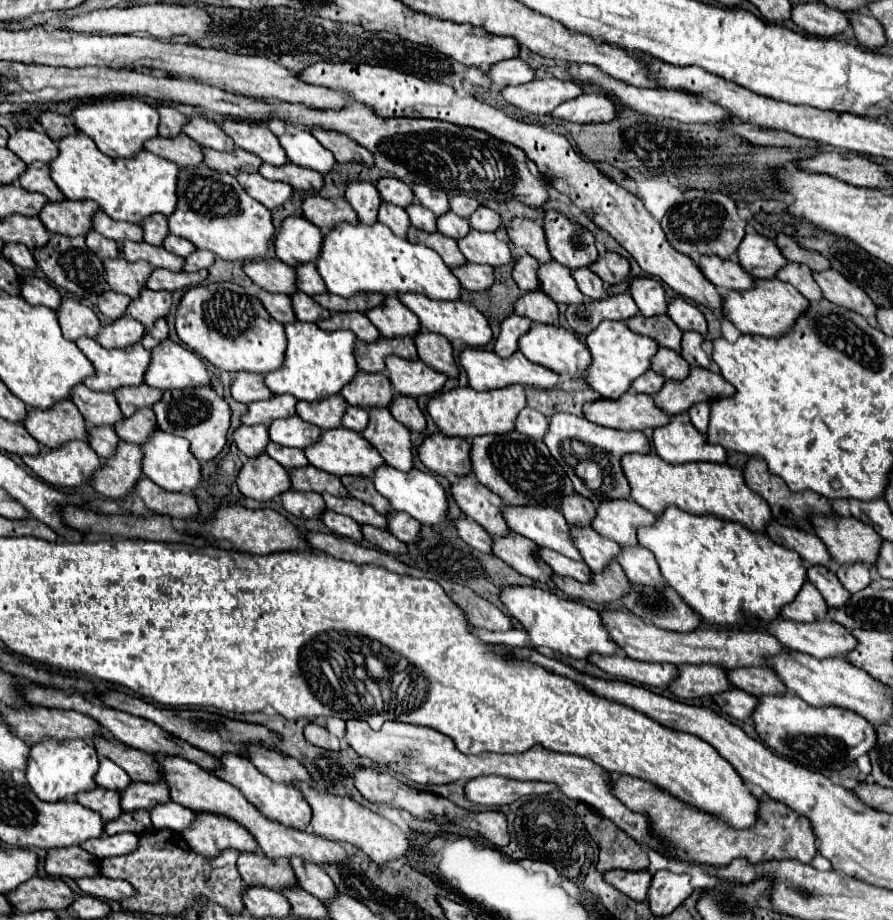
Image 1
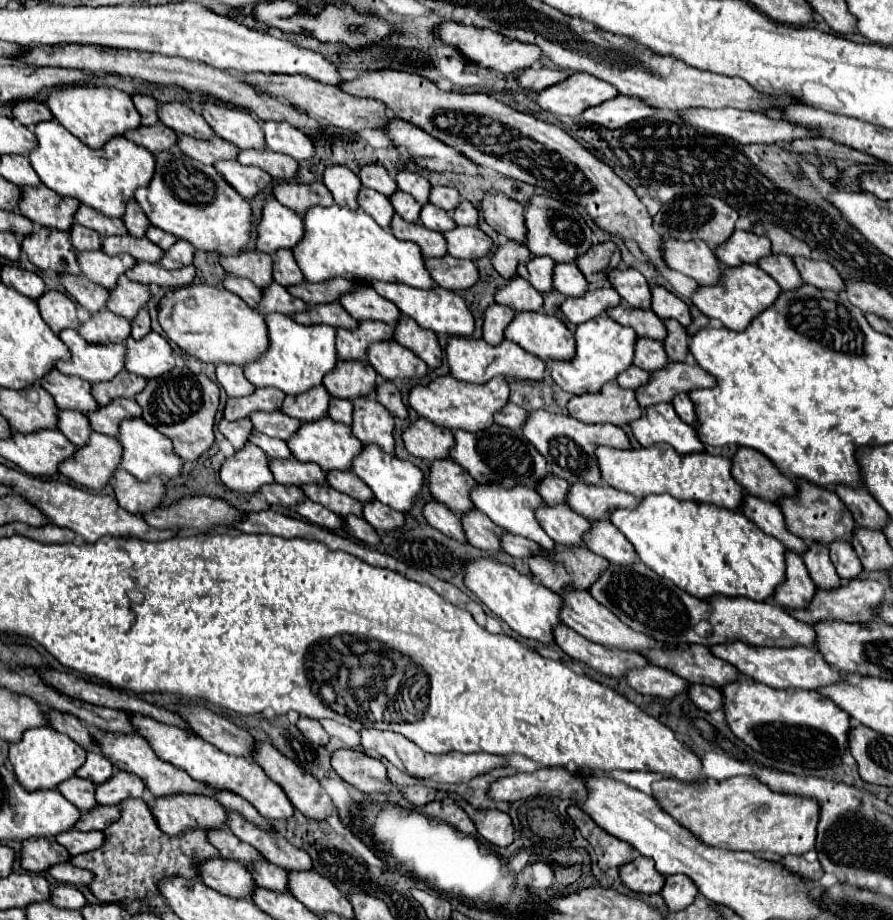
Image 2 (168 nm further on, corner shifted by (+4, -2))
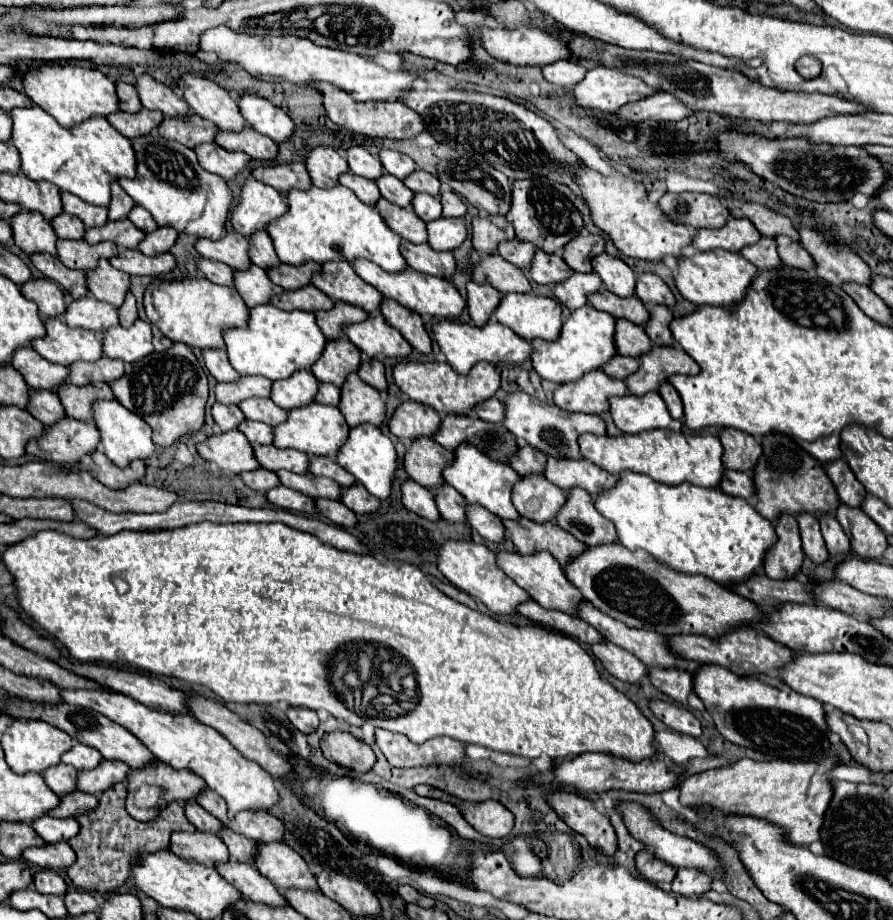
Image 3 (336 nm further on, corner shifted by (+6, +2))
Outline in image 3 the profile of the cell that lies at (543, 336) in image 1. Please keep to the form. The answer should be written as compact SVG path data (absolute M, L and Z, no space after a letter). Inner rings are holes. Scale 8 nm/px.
M504 294L494 310L496 320L526 340L556 340L562 328L558 300L536 294Z

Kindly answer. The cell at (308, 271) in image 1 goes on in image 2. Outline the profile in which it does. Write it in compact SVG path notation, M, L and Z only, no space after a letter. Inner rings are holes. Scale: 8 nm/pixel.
M278 250L274 256L274 280L282 286L302 284L302 270L298 268L292 250Z

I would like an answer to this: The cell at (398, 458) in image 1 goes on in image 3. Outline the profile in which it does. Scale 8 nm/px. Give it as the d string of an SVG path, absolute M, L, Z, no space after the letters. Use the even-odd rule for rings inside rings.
M350 372L350 376L344 380L340 398L340 412L344 414L350 428L354 428L360 422L368 422L374 426L380 426L386 414L384 400L376 388L360 380L356 372Z

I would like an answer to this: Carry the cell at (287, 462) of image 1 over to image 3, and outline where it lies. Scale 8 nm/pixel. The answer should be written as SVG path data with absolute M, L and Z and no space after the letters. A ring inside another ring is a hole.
M242 420L238 424L238 430L252 442L252 444L272 444L272 428L262 422Z

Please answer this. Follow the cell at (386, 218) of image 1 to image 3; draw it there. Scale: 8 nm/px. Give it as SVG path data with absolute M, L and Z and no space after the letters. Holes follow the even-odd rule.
M344 172L344 174L340 176L340 184L346 186L346 188L350 188L362 202L366 202L366 204L370 204L370 206L374 206L376 200L380 198L380 192L378 192L374 180L356 176L356 174L352 174L352 172Z

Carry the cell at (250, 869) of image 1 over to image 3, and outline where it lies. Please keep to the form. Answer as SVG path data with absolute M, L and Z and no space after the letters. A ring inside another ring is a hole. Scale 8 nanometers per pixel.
M184 802L184 814L186 818L196 826L196 830L202 830L202 832L214 832L218 834L222 824L220 820L216 820L212 814L208 814L198 802Z

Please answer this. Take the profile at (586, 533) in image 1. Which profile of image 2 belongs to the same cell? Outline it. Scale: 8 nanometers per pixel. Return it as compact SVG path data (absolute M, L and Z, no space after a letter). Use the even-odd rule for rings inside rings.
M560 504L558 508L542 506L536 512L536 518L540 526L546 530L546 534L562 546L574 548L584 546L584 538L590 532L590 522L576 512L572 512L566 504Z

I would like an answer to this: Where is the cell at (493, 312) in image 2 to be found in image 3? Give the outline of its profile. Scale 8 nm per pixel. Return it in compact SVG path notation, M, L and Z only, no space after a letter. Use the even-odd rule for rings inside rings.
M472 280L466 284L466 290L468 290L466 302L470 318L476 326L484 326L486 320L490 320L490 316L494 314L494 308L500 304L502 296L490 284L476 284Z

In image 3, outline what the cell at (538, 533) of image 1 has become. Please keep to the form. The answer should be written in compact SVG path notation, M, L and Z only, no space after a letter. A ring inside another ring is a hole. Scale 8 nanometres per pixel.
M460 444L454 450L454 460L444 468L442 474L444 474L444 480L450 486L454 486L468 502L472 502L472 504L476 502L500 518L514 518L514 520L520 518L520 514L516 512L516 508L510 500L512 486L520 480L520 476L516 476L516 472L512 472L510 466L500 464L500 462L488 458L486 454L482 454L476 446Z

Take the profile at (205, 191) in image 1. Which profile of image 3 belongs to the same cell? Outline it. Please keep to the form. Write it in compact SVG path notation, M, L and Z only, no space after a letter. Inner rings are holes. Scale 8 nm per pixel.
M158 132L134 138L132 148L136 152L136 178L118 178L124 192L138 206L144 206L158 226L172 226L196 238L218 240L224 234L224 222L232 204L232 192L224 178L200 168L192 148L166 140Z

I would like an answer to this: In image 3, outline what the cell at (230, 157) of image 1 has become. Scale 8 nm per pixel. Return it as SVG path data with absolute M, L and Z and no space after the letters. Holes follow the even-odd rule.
M190 114L184 118L164 118L158 126L158 132L166 140L176 140L188 148L194 148L202 142L214 142L218 128L210 120L204 120L198 114Z

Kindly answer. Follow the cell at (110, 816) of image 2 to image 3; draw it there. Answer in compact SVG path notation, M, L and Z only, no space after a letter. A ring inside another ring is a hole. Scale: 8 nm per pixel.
M72 790L70 794L60 796L60 804L56 808L52 808L48 814L54 818L74 818L80 812L88 812L92 808L96 808L96 796L92 794L84 794L80 790Z

